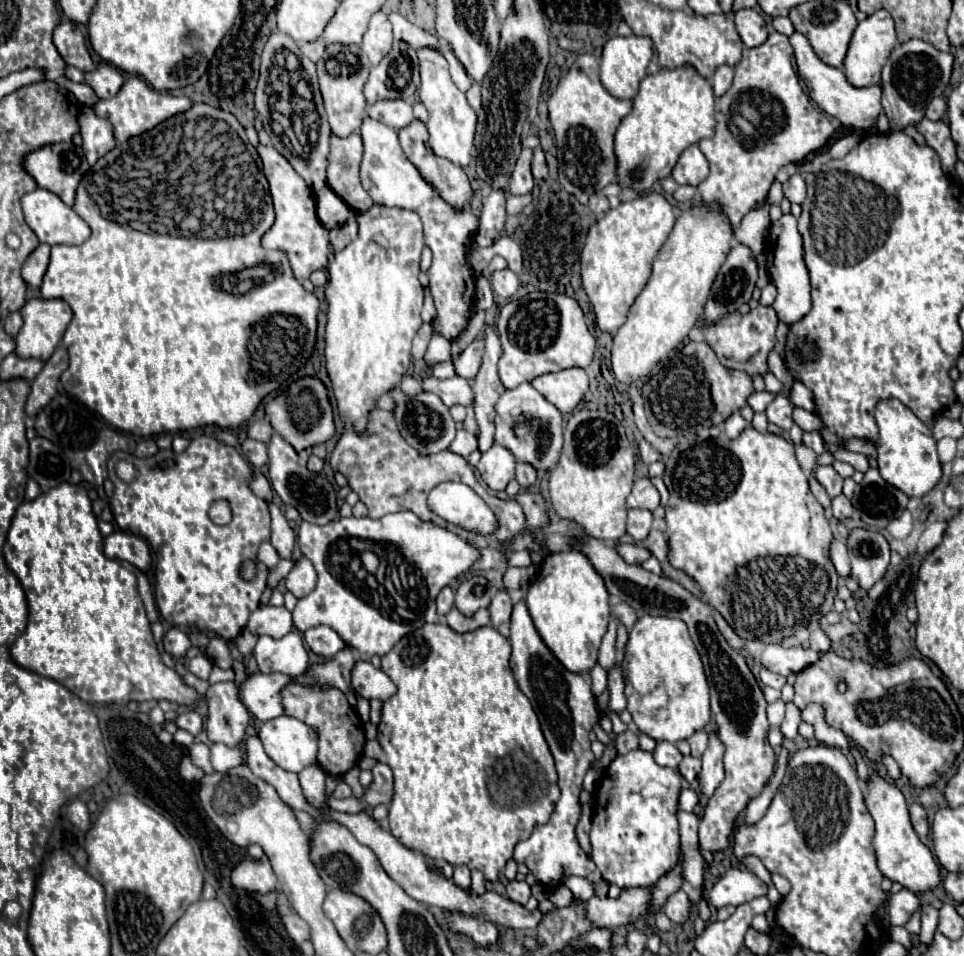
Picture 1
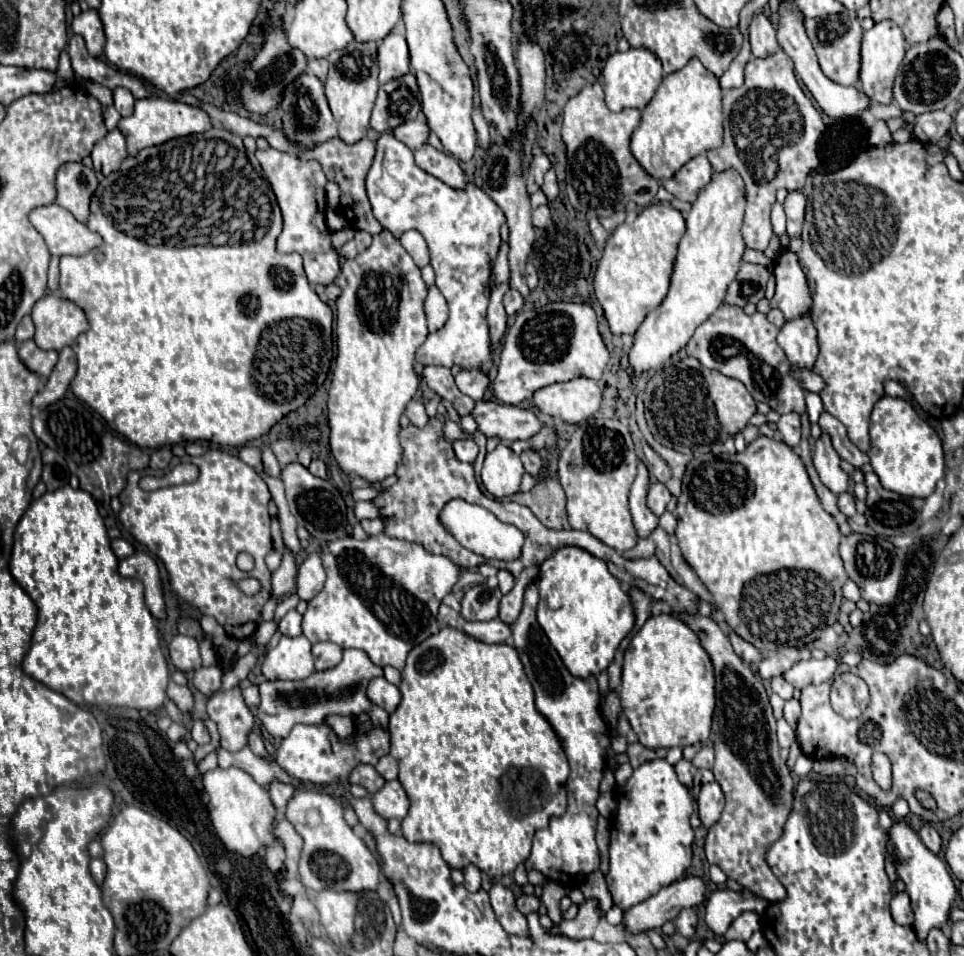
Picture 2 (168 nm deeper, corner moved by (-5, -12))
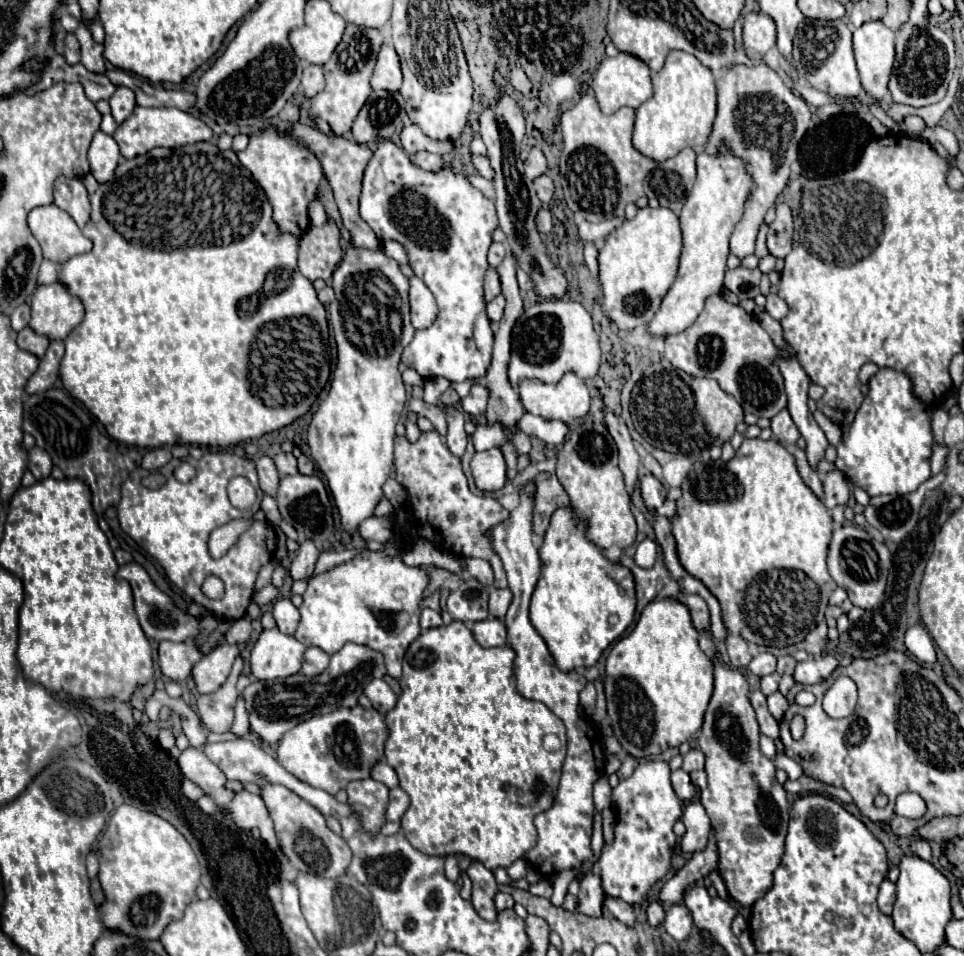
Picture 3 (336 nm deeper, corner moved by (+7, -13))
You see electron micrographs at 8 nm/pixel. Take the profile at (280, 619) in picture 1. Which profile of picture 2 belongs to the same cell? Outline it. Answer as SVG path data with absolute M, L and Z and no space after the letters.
M290 609L290 611L286 613L286 617L282 617L282 621L280 621L278 629L282 631L282 635L296 637L296 635L300 635L300 633L302 633L300 623L302 623L302 615L300 615L296 609Z

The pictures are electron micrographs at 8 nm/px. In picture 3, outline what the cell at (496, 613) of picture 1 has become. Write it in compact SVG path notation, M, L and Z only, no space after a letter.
M494 588L490 592L490 616L502 620L506 616L506 610L508 610L510 602L512 602L512 592L508 588L506 590Z

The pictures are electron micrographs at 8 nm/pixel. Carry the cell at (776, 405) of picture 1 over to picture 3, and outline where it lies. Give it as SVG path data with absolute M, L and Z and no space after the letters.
M786 410L778 412L770 422L772 422L772 426L770 426L772 434L780 444L794 444L800 438L800 432L798 432L796 424L792 422L792 418L788 416Z

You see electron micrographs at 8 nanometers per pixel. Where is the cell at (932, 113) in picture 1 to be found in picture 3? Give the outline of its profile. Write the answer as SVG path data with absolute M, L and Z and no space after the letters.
M908 116L908 118L904 118L904 130L906 130L908 136L920 134L924 128L926 128L926 124L924 124L924 120L920 116Z

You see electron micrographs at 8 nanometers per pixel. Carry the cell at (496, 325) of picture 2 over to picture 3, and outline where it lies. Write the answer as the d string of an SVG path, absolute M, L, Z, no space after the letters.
M488 268L486 280L484 280L484 300L486 300L486 304L488 304L490 300L494 300L498 294L500 294L500 280L498 280L498 276L496 276L496 270Z

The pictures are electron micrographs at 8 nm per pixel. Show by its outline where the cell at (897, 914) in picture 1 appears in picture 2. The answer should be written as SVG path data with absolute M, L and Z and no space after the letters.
M896 893L892 903L890 903L890 911L892 911L892 917L896 923L900 925L912 925L914 923L914 913L910 909L910 897L908 893Z

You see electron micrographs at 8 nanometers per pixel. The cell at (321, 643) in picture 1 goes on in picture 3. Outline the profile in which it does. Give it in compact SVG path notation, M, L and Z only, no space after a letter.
M308 646L306 652L304 652L304 664L302 664L302 672L306 676L318 676L320 672L324 672L324 668L328 666L328 660L330 656L316 648L316 646Z

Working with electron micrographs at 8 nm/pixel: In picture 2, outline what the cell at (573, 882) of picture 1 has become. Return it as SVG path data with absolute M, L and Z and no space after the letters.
M654 759L640 765L618 795L618 815L610 831L610 871L606 877L614 905L628 909L656 895L662 887L682 879L692 861L694 829L690 827L690 815L694 813L694 799L690 791L678 781L674 765L666 759Z

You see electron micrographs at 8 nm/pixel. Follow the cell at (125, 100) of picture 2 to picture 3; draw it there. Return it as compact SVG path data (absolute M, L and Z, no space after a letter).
M118 86L116 92L110 96L112 116L114 116L114 120L116 120L118 124L122 124L122 122L130 116L130 112L132 112L134 106L136 106L136 102L134 102L134 92L128 90L128 88L124 88L124 86Z

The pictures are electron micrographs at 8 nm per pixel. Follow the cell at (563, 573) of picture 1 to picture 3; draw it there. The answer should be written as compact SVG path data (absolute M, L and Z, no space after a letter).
M558 508L554 512L550 528L546 530L544 536L544 544L538 550L538 554L542 560L542 572L530 602L530 622L548 644L548 650L552 652L552 658L556 660L556 666L562 672L570 672L576 668L590 668L634 620L636 610L634 578L628 568L612 564L602 556L600 548L594 546L584 536L584 522L576 520L570 508Z

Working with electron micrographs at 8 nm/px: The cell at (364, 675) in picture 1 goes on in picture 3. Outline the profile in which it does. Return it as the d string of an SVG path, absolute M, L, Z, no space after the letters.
M372 680L366 688L364 694L370 698L372 706L384 716L396 706L396 694L390 690L390 686L384 680Z

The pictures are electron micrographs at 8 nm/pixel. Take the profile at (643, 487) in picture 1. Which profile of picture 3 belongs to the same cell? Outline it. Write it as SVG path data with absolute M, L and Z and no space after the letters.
M646 474L640 480L640 490L642 490L642 500L648 510L656 510L658 506L662 506L662 502L664 502L662 484L652 474Z

